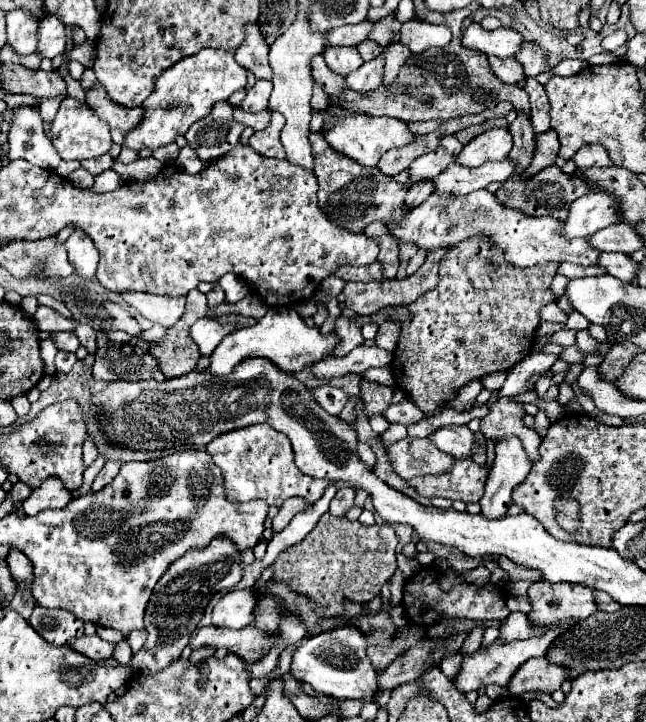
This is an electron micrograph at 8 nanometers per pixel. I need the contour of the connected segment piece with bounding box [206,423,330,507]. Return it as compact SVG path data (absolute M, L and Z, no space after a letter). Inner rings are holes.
M266 423L224 433L206 445L206 453L210 453L214 463L222 469L228 501L262 499L268 505L280 507L286 499L300 497L306 503L314 503L322 497L322 493L330 485L330 481L326 479L312 479L304 473L298 475L288 437L284 437L282 433L276 433Z

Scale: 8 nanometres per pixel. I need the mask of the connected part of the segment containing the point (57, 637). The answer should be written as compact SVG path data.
M36 605L28 623L52 645L66 645L70 639L84 635L84 621L64 609L46 609Z

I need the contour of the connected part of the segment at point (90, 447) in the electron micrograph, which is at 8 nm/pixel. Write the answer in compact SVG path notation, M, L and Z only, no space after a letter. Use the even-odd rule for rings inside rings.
M88 437L83 444L83 461L85 468L91 466L98 455L98 447L94 441Z

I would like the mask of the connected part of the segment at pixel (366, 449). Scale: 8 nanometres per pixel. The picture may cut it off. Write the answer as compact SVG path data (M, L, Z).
M358 441L358 455L360 455L360 459L362 459L362 463L366 465L366 467L374 467L376 465L376 455L374 455L374 451L372 451L372 447L368 445L368 443L364 443L364 441Z

